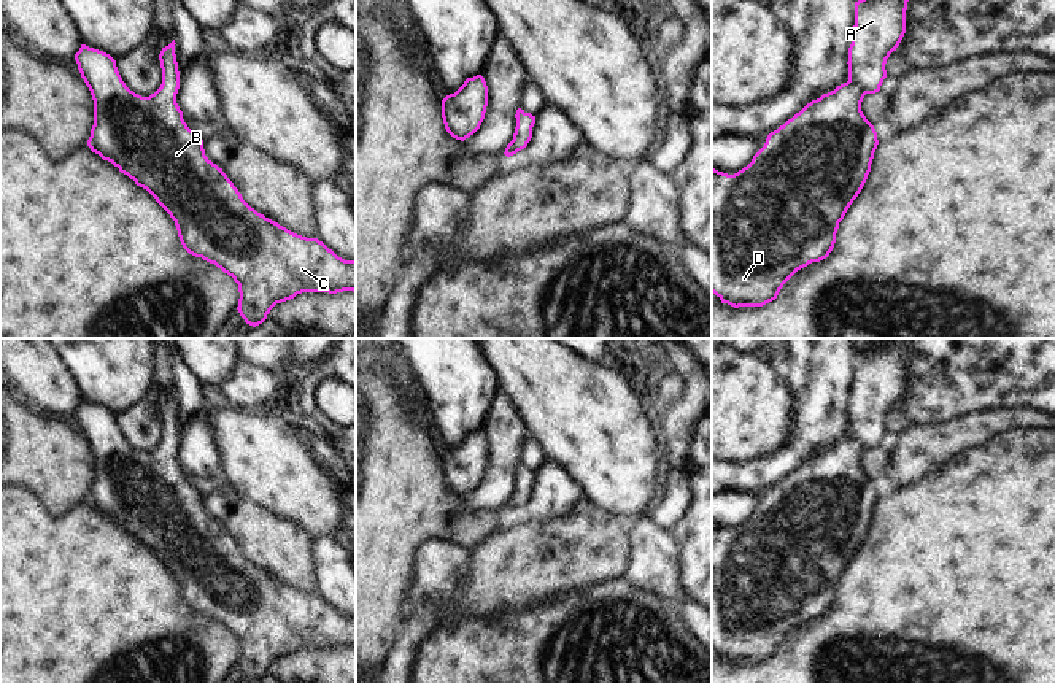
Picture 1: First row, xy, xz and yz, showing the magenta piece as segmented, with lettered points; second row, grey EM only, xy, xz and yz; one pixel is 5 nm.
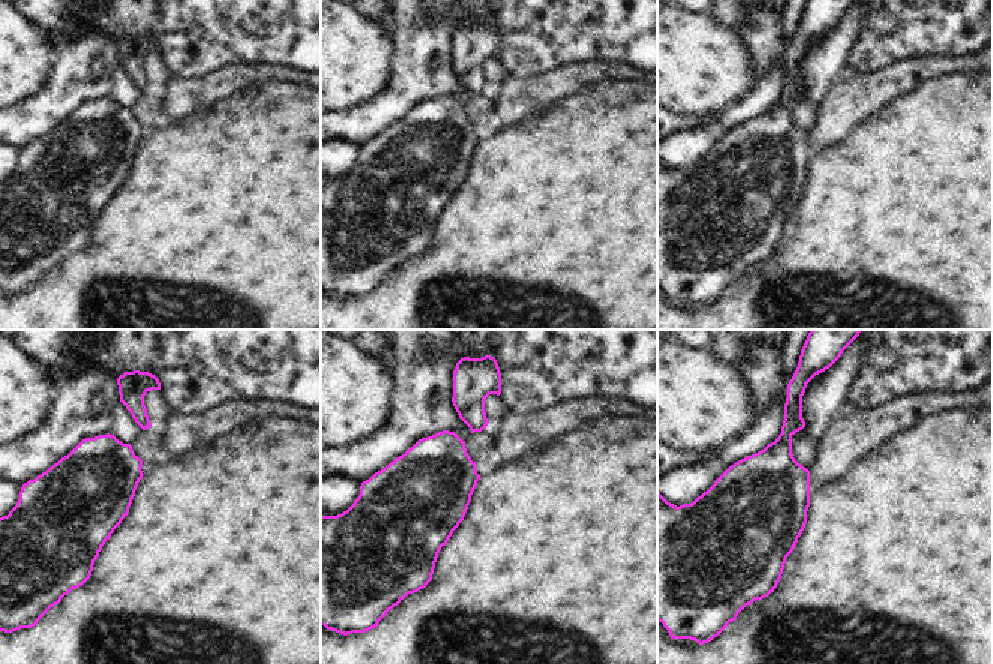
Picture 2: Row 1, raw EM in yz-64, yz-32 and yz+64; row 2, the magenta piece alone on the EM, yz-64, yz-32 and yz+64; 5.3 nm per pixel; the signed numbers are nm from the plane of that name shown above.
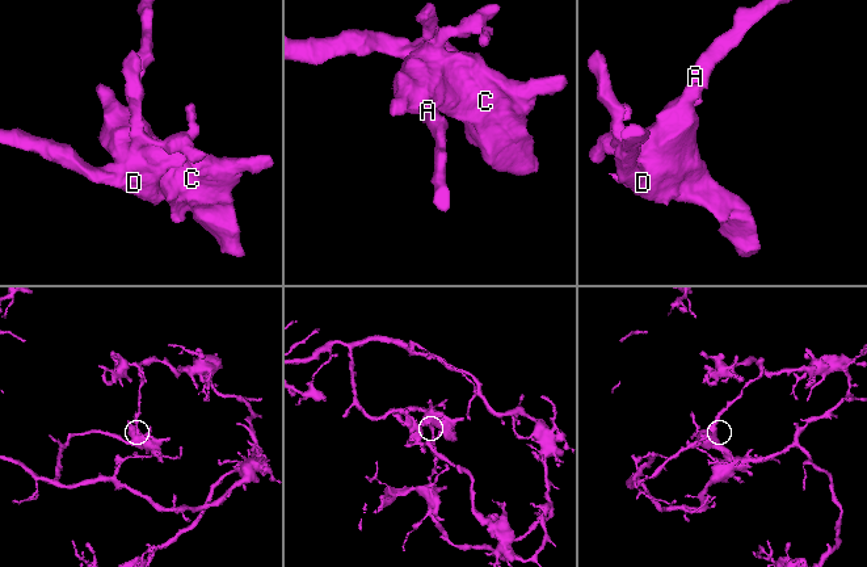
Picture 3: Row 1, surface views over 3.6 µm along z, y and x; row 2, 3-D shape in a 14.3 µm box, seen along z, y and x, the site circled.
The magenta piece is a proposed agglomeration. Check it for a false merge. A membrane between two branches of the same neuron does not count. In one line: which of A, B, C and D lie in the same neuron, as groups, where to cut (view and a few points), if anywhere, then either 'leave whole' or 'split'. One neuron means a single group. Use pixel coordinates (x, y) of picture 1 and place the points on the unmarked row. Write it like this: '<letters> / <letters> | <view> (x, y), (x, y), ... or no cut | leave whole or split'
A B C D | no cut | leave whole

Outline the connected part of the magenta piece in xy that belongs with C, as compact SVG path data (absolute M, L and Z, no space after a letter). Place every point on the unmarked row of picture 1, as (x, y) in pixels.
M175 396L159 410L162 440L149 453L130 446L116 416L81 400L75 410L78 426L94 456L94 481L87 502L103 516L146 545L175 577L183 604L214 619L238 640L238 669L256 683L270 666L302 648L356 648L356 615L338 613L318 594L297 591L251 564L203 505L203 496L187 483L176 459L180 427Z

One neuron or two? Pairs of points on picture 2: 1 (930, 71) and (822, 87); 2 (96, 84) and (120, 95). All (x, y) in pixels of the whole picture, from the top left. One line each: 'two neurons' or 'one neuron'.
1: two neurons
2: one neuron

